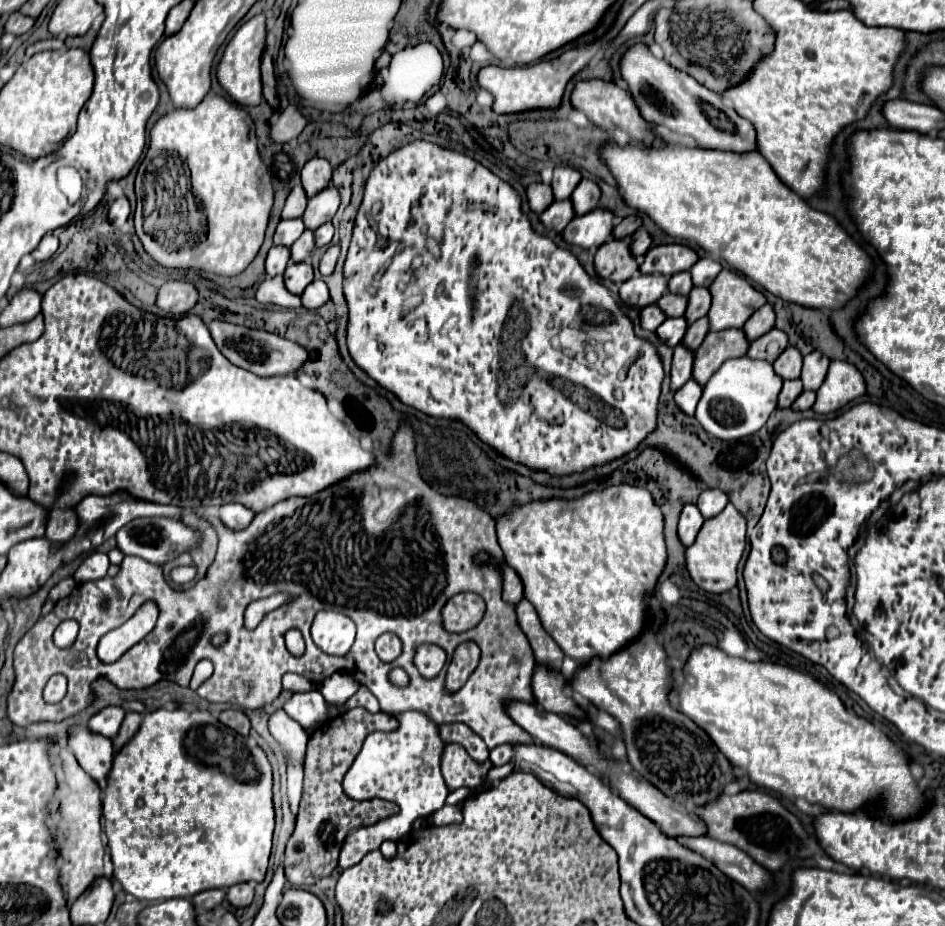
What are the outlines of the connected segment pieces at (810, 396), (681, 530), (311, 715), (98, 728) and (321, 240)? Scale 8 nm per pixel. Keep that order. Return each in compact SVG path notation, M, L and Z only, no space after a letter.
M802 392L802 394L794 400L792 408L794 408L794 410L808 410L808 408L812 408L814 400L816 400L816 392Z
M686 504L682 514L680 514L680 522L678 522L678 536L682 540L682 544L692 544L696 540L696 534L700 532L704 524L704 516L700 514L700 510L694 504Z
M318 690L296 692L284 702L284 710L302 728L312 728L326 720L326 700Z
M106 706L96 716L90 718L88 726L94 732L100 732L108 738L114 738L118 734L118 728L120 728L122 720L124 720L124 714L126 712L124 712L122 706Z
M326 222L324 226L320 226L320 228L314 232L314 236L316 236L316 246L318 246L318 248L320 248L320 246L328 246L330 240L332 240L332 236L334 236L334 226L332 226L332 222Z

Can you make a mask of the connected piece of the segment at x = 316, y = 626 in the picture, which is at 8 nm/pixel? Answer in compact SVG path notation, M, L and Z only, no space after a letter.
M320 610L312 624L312 640L320 650L332 656L344 656L354 644L356 626L340 612Z

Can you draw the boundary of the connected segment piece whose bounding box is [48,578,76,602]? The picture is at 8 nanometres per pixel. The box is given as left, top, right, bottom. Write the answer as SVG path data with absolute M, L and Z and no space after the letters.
M66 578L66 580L62 580L60 584L56 584L56 586L52 588L52 592L50 592L48 598L52 598L52 600L56 602L56 600L60 600L60 598L66 598L74 588L76 588L76 580L74 580L74 578Z

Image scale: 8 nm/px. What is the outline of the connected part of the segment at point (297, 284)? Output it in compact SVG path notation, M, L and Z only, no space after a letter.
M298 262L298 264L290 264L284 272L284 280L286 280L286 288L292 294L302 294L304 288L314 280L314 270L310 264L306 262Z

